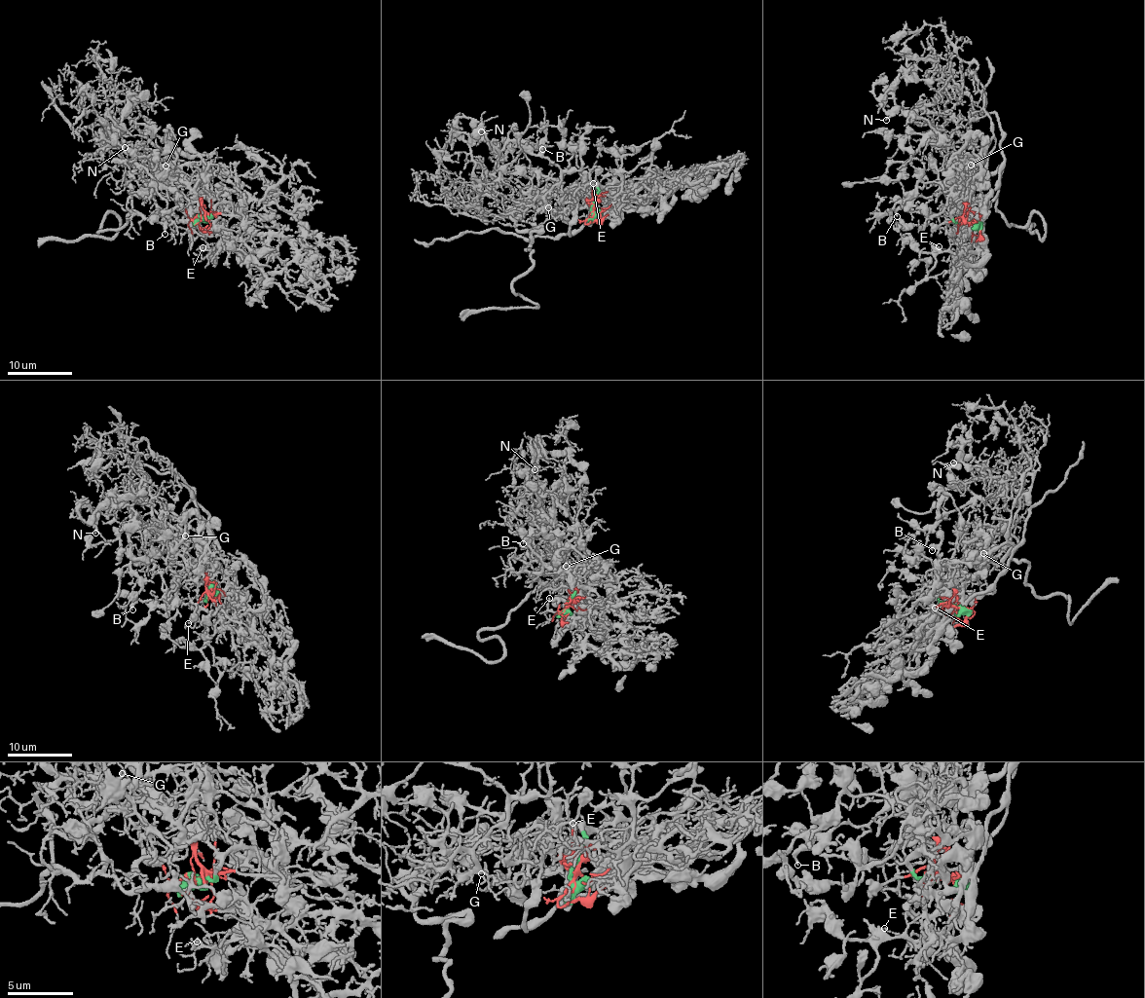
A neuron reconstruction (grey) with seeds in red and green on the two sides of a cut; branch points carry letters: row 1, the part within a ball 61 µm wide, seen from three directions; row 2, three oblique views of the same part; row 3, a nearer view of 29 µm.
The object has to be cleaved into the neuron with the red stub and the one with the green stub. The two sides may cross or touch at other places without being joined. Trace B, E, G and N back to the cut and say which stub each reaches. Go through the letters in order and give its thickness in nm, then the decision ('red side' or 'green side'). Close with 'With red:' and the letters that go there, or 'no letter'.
B: 180 nm thick; red side
E: 110 nm thick; red side
G: 110 nm thick; red side
N: 150 nm thick; red side
With red: B, E, G, N

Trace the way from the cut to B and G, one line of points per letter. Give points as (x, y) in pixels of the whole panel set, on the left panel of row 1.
B: (199, 218), (197, 168), (181, 165), (157, 174), (151, 188), (157, 214), (179, 222), (165, 224), (166, 234)
G: (199, 218), (203, 215), (196, 193), (200, 171), (181, 165), (167, 171), (166, 166)

